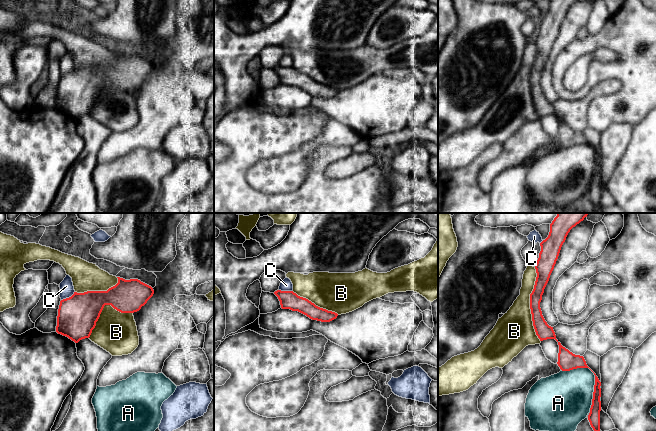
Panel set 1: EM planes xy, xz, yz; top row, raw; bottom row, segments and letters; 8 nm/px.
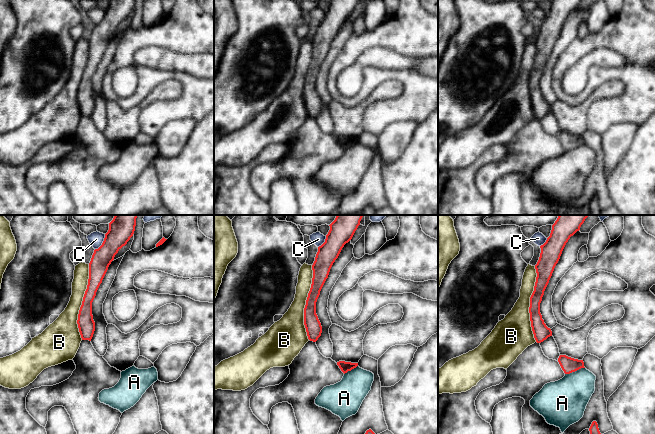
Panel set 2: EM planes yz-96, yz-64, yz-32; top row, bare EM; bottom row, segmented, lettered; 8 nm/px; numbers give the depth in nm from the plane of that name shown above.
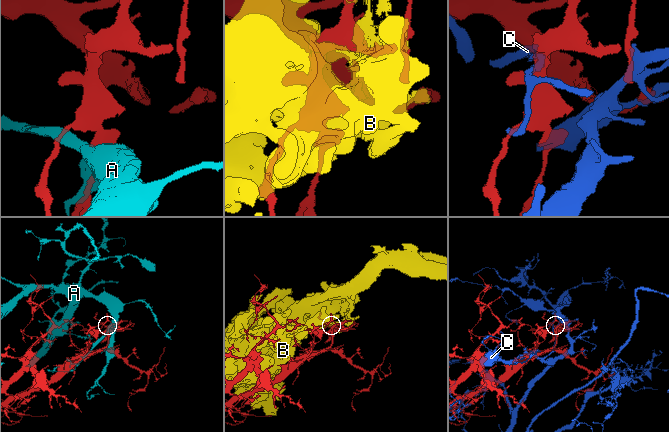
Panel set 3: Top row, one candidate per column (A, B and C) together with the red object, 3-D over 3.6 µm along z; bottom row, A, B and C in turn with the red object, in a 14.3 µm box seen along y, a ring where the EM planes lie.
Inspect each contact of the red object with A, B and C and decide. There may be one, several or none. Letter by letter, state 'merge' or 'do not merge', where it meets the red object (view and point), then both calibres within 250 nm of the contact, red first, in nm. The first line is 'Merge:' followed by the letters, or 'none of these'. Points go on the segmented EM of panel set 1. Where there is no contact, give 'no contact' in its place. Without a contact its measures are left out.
Merge: none of these
A: do not merge; meets red in yz at (595, 376); 150 nm thick on the red side, 360 nm on the other
B: do not merge; meets red in yz at (530, 304); 120 nm thick on the red side, 300 nm on the other
C: do not merge; meets red in xy at (69, 297); 320 nm thick on the red side, 110 nm on the other

